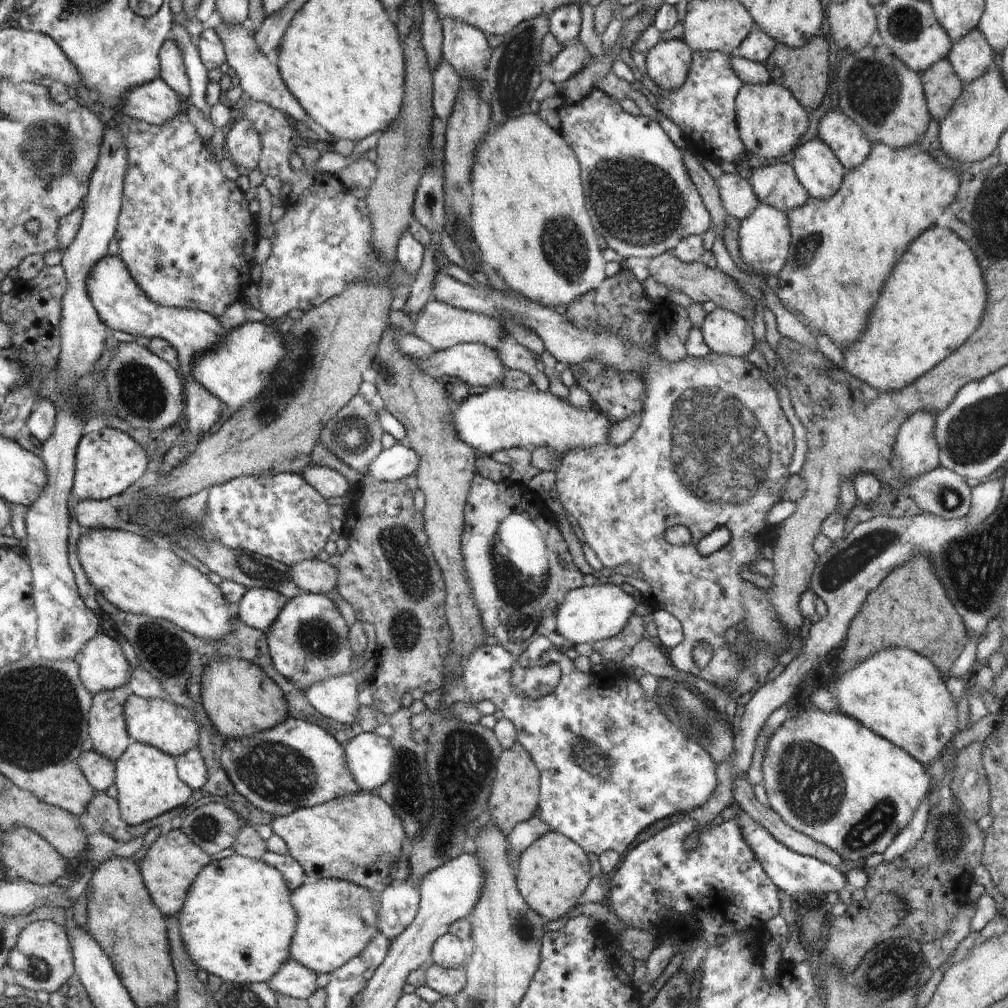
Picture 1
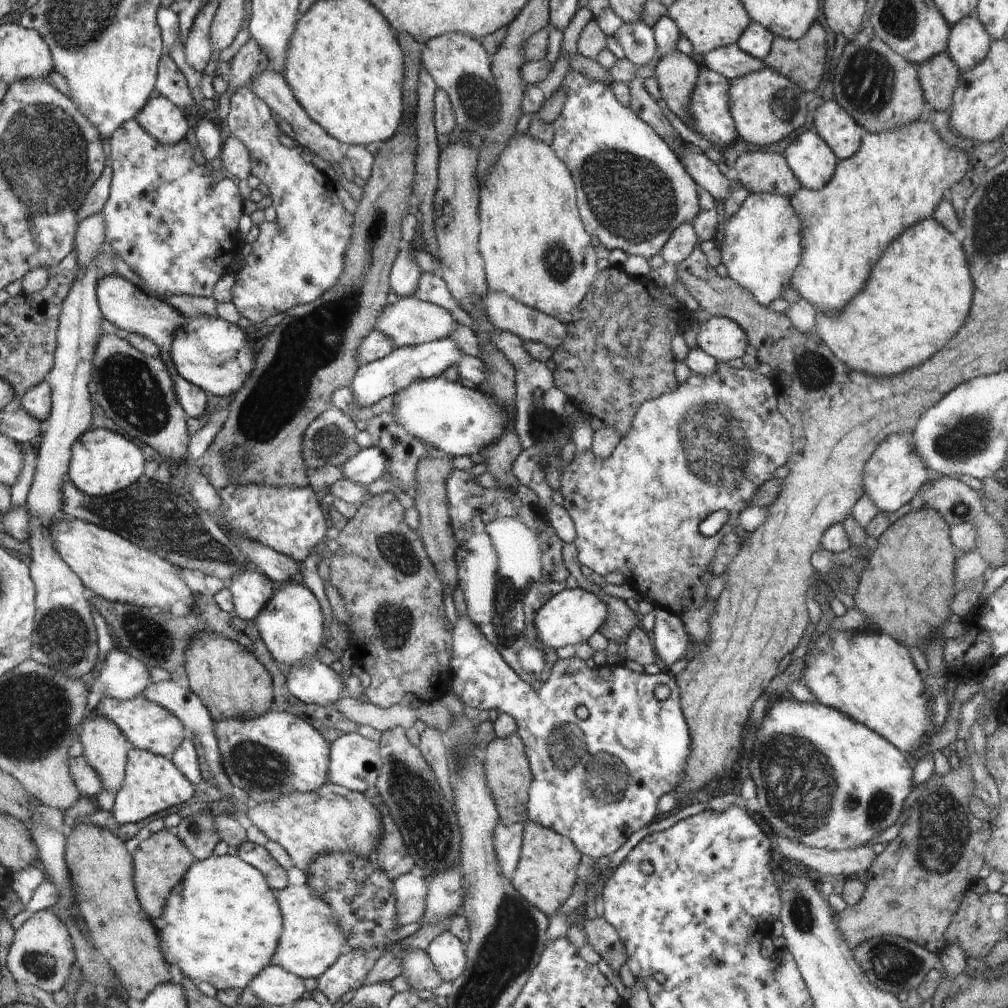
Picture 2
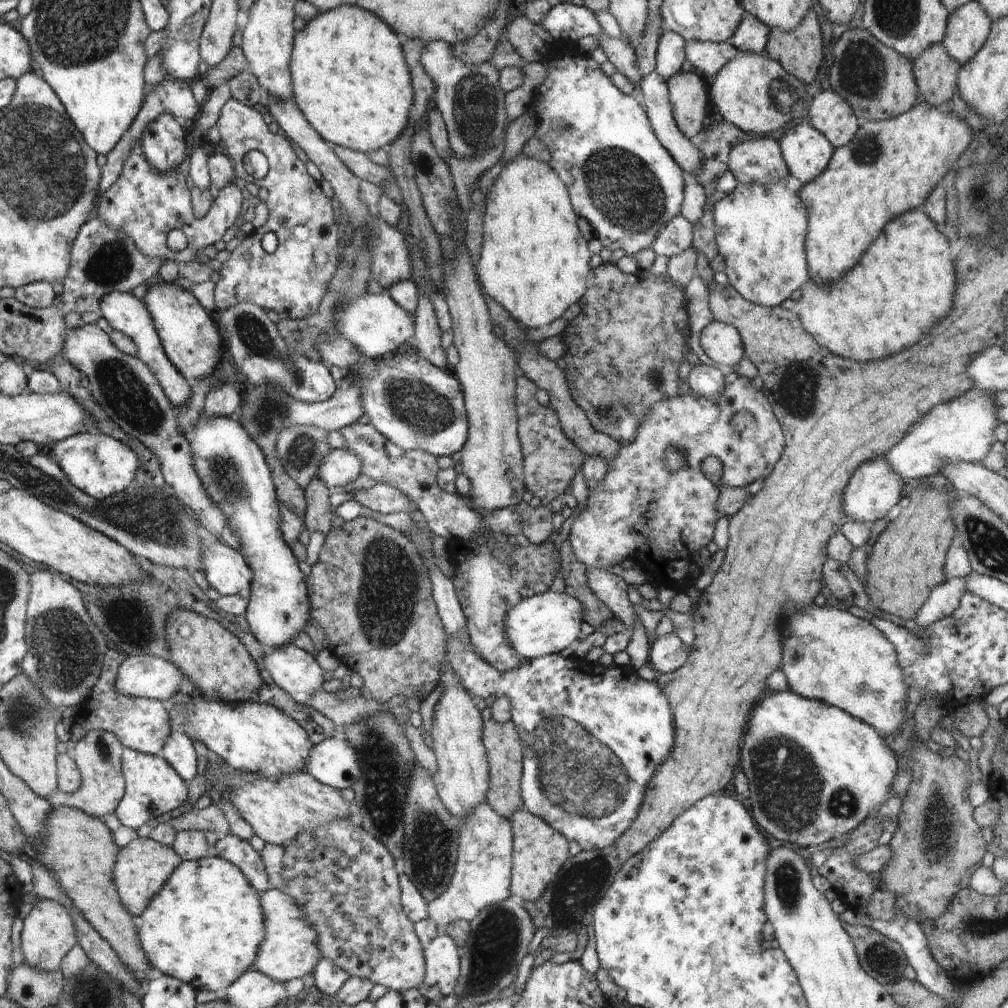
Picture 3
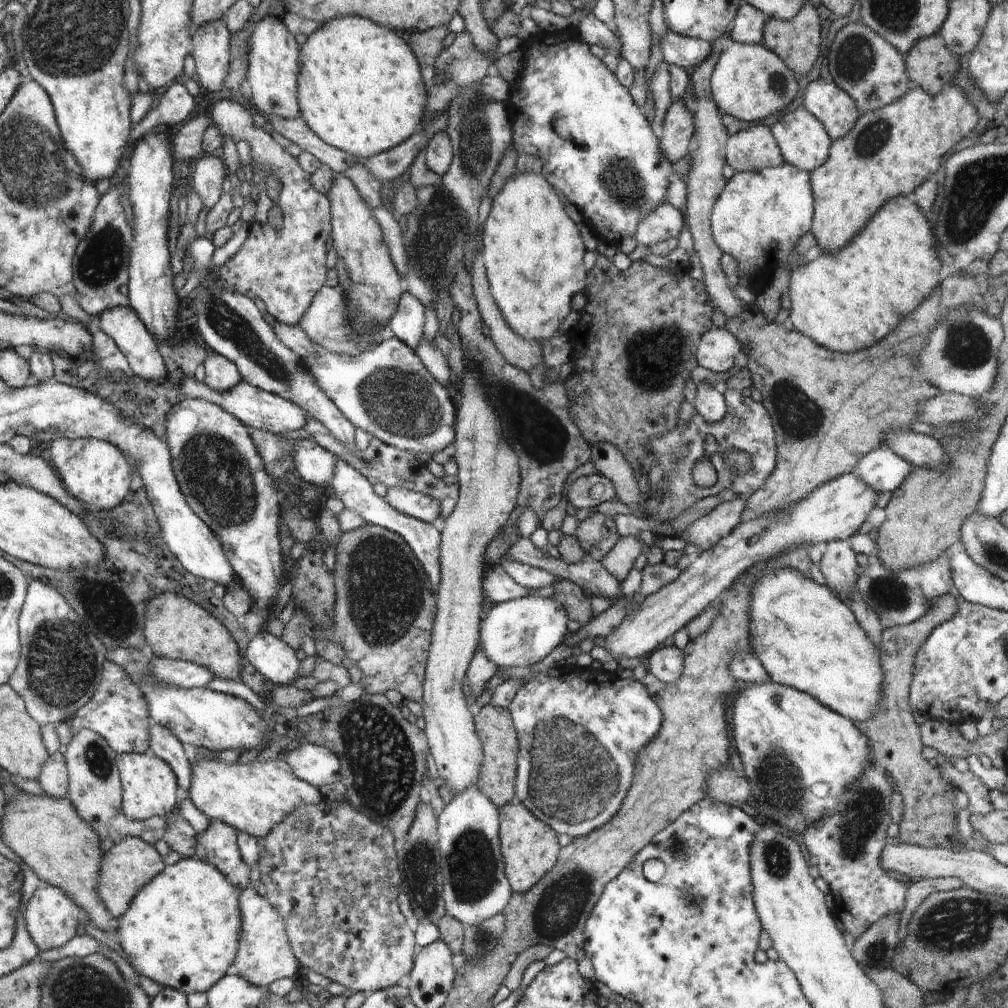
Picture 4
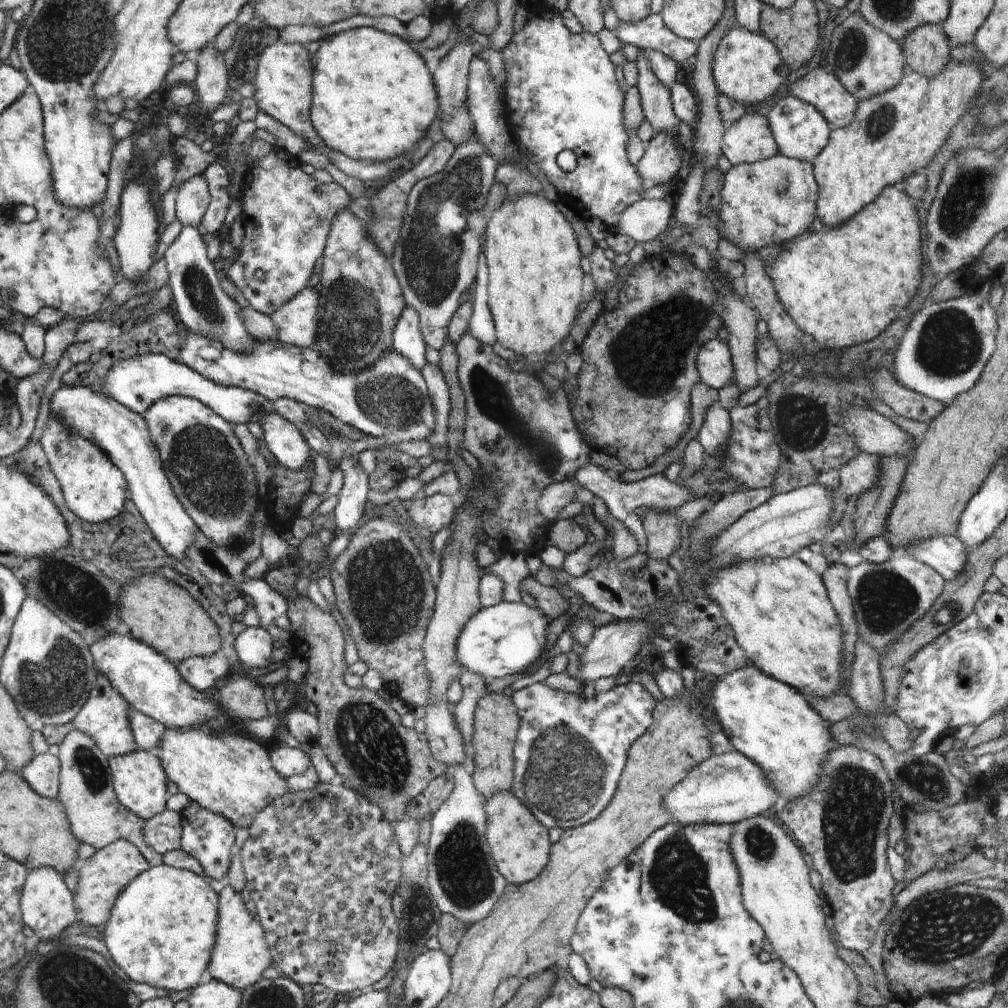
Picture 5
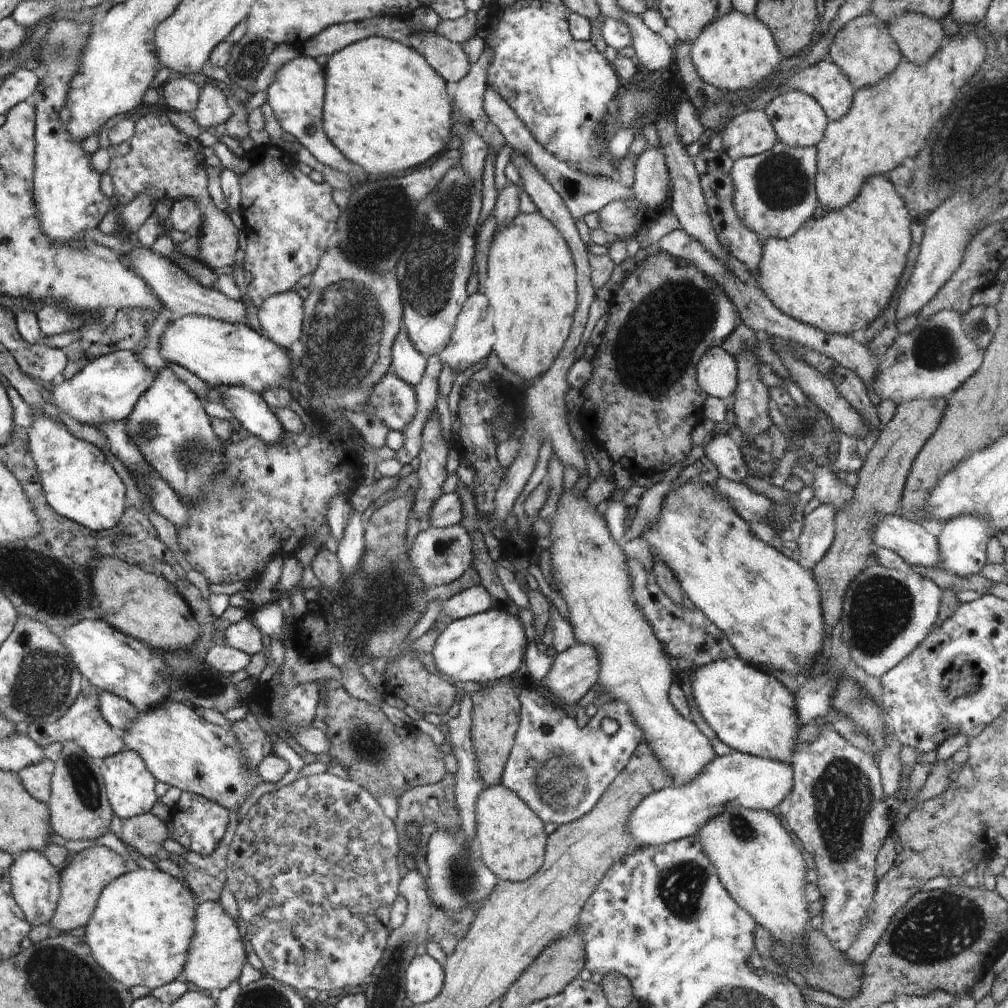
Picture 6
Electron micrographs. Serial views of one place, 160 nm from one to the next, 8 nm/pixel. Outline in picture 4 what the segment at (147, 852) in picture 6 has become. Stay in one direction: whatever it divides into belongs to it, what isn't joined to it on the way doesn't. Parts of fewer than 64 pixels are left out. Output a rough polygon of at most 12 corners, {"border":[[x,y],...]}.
{"border":[[178,814],[165,843],[183,858],[196,852],[197,832]]}

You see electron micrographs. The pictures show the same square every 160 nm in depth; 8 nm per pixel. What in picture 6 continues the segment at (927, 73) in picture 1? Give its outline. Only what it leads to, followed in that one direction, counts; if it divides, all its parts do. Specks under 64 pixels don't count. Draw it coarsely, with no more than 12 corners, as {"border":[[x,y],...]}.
{"border":[[905,13],[887,24],[904,60],[925,65],[946,41],[941,21]]}

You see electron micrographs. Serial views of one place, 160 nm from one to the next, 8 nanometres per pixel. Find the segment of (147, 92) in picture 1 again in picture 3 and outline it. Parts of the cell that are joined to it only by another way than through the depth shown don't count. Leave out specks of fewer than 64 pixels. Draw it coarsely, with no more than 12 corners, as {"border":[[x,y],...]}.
{"border":[[164,113],[142,134],[144,156],[161,171],[186,158],[186,134]]}

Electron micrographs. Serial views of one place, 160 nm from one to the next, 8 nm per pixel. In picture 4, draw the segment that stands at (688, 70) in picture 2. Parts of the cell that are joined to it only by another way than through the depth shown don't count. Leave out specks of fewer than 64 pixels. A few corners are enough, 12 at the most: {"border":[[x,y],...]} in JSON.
{"border":[[683,99],[671,102],[657,129],[671,162],[689,154],[694,115]]}

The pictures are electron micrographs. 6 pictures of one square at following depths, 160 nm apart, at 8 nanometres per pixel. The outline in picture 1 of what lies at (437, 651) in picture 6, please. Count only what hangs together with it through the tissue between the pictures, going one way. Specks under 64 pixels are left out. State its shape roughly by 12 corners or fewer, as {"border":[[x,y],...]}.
{"border":[[620,585],[568,592],[556,632],[574,645],[617,636],[636,599]]}

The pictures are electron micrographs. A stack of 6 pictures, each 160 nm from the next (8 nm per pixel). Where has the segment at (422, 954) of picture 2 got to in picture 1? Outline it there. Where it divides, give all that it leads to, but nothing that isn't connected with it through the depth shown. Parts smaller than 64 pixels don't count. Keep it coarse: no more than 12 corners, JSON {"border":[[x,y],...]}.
{"border":[[425,966],[425,985],[454,998],[467,984],[464,968]]}

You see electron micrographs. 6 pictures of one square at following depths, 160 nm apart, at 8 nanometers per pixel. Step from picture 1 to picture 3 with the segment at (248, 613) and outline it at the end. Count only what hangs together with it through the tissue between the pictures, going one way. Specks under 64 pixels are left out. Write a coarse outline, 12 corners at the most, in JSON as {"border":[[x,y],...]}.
{"border":[[200,526],[203,570],[222,596],[248,602],[254,573],[244,556]]}

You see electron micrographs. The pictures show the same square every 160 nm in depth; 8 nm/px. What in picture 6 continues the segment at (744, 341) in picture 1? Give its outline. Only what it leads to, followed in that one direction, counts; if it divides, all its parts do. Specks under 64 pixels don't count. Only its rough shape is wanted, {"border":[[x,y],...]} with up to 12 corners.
{"border":[[721,346],[709,348],[696,367],[707,396],[728,398],[737,364]]}

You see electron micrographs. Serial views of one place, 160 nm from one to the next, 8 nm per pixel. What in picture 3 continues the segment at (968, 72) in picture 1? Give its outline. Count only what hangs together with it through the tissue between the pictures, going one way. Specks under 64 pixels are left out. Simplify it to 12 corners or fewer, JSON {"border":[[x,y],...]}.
{"border":[[978,1],[949,13],[944,48],[958,64],[984,46],[992,23]]}

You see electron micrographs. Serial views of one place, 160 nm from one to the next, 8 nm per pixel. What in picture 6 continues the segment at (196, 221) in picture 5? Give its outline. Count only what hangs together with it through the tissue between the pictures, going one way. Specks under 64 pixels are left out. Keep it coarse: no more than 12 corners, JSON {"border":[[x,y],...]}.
{"border":[[194,199],[175,200],[168,219],[172,229],[200,235],[203,220]]}

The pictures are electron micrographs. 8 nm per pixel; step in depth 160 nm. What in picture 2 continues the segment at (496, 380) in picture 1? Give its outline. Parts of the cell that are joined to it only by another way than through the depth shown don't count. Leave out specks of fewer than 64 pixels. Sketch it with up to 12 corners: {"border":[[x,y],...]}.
{"border":[[450,337],[398,347],[359,366],[351,387],[370,408],[439,377],[465,353]]}

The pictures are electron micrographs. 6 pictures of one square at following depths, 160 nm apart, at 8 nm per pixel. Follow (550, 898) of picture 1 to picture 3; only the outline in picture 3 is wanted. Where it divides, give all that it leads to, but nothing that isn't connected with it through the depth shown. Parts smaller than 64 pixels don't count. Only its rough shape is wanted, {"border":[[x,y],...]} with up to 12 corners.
{"border":[[526,808],[513,832],[511,894],[536,902],[568,840]]}

